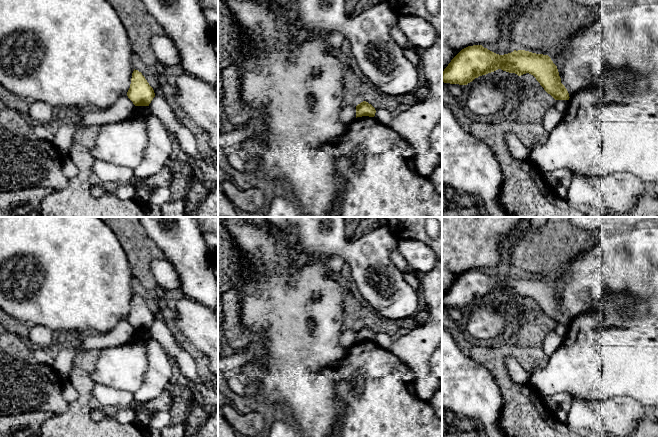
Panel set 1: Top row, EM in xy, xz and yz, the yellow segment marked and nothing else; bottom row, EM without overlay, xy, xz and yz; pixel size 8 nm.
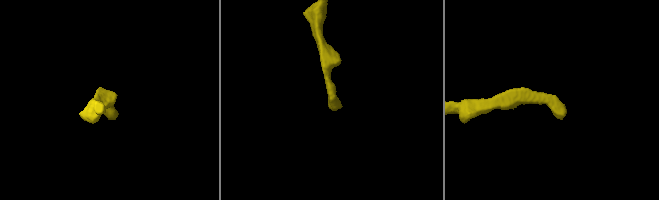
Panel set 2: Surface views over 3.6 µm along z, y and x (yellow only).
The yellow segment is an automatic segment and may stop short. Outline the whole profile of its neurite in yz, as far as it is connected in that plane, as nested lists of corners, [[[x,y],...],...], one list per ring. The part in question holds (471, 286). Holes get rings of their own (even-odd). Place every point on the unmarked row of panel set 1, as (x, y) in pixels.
[[[482,269],[462,273],[442,296],[444,307],[467,309],[479,300],[498,293],[518,300],[533,299],[555,324],[569,324],[569,317],[561,307],[557,290],[548,279],[514,274],[499,279]]]

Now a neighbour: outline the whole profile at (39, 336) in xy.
[[[31,326],[27,336],[27,342],[42,349],[51,350],[54,346],[55,333],[46,326]]]

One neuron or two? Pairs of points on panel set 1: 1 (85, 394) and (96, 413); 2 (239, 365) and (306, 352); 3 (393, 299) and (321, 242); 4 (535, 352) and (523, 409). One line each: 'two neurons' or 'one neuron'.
1: two neurons
2: two neurons
3: one neuron
4: one neuron

